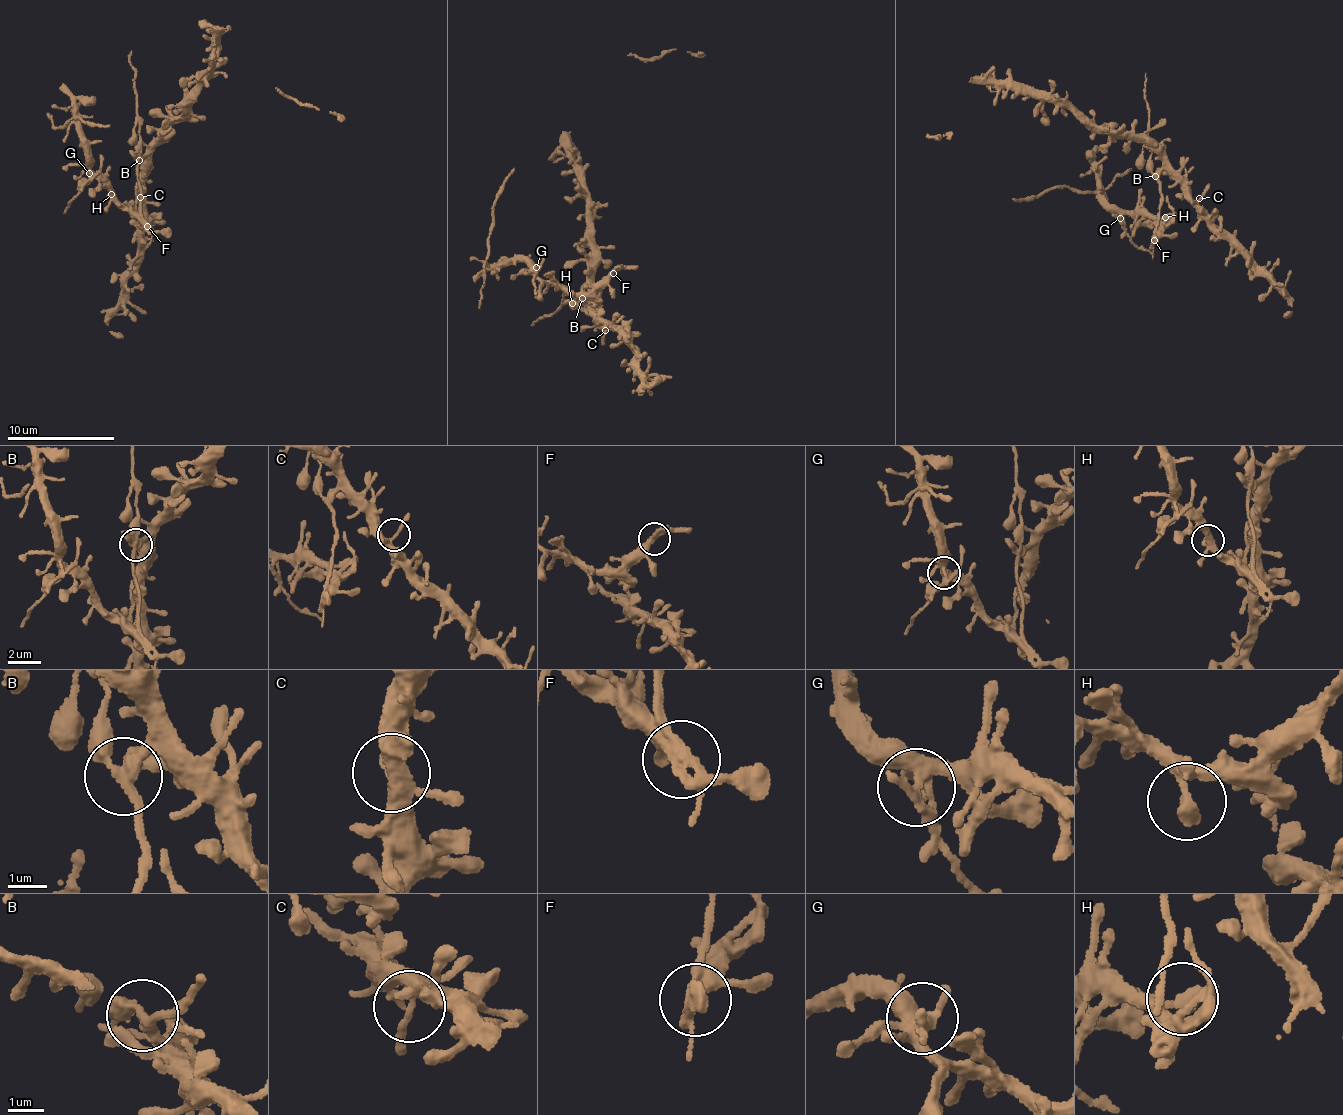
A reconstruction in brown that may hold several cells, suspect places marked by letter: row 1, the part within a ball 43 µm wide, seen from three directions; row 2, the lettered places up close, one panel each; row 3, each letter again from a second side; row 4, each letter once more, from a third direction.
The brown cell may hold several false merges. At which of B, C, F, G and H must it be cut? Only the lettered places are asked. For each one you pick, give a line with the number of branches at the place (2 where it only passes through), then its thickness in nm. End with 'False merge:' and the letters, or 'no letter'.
B: Branches: 3. Thickness 260 nm
F: Branches: 3. Thickness 280 nm
G: Branches: 6. Thickness 320 nm
False merge: B, F, G

